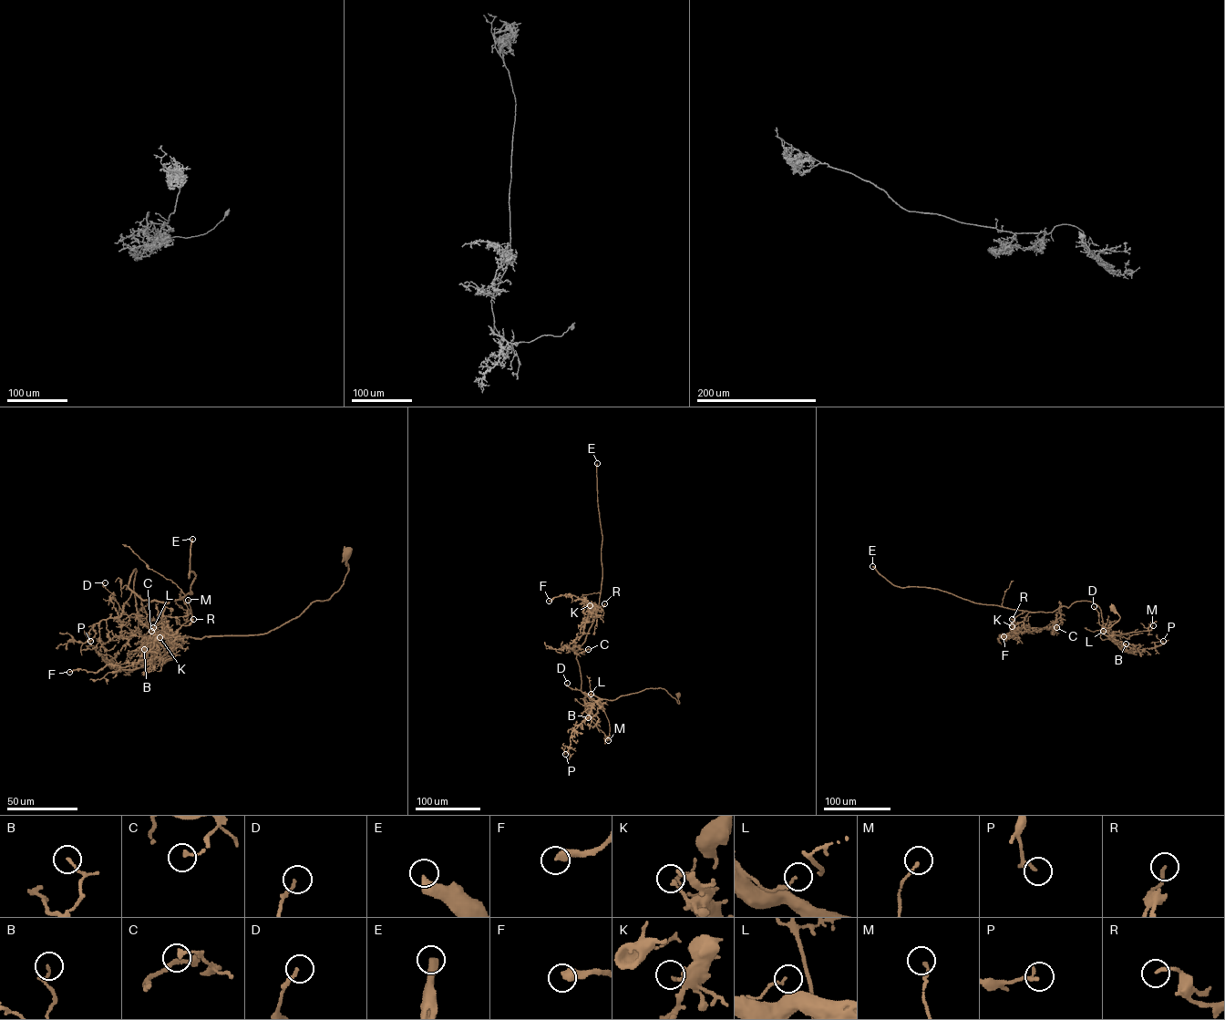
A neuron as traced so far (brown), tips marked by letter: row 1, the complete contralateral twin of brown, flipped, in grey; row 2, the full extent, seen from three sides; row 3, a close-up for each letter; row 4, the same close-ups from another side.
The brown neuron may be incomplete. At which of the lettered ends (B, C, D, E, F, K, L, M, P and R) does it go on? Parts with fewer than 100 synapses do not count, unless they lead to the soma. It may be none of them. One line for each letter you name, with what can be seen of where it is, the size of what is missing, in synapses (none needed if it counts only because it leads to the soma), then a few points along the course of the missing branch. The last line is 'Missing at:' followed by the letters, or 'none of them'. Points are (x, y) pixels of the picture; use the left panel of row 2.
E: place (192, 539); 4500 synapses; course (192, 539), (193, 506), (183, 498), (169, 501), (156, 493), (155, 482), (184, 493), (196, 481), (213, 482)
Missing at: E

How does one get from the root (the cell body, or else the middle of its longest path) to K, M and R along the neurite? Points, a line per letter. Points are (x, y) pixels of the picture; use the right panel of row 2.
K: (1112, 607), (1119, 619), (1102, 627), (1100, 637), (1110, 639), (1101, 609), (1087, 601), (1030, 612), (1012, 626)
M: (1112, 607), (1119, 619), (1110, 627), (1102, 627), (1102, 640), (1151, 630), (1153, 625)
R: (1112, 607), (1119, 619), (1100, 637), (1110, 639), (1089, 601), (1030, 612), (1014, 626), (1012, 619)

